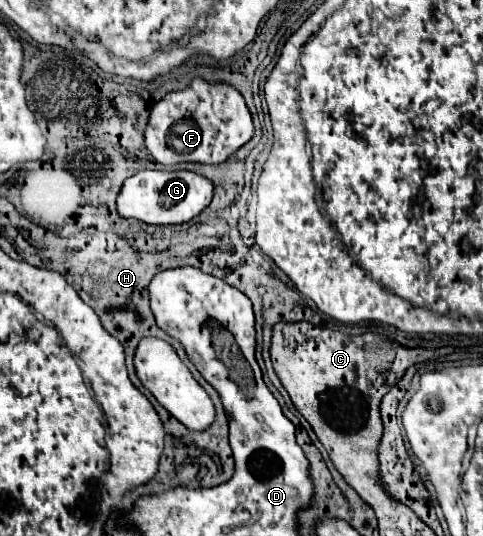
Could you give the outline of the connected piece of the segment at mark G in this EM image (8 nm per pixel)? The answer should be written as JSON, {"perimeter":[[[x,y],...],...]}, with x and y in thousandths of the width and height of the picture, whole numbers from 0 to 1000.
{"perimeter":[[[296,317],[259,336],[242,388],[259,407],[280,407],[304,418],[379,418],[416,399],[441,373],[445,347],[433,332],[391,317]]]}

